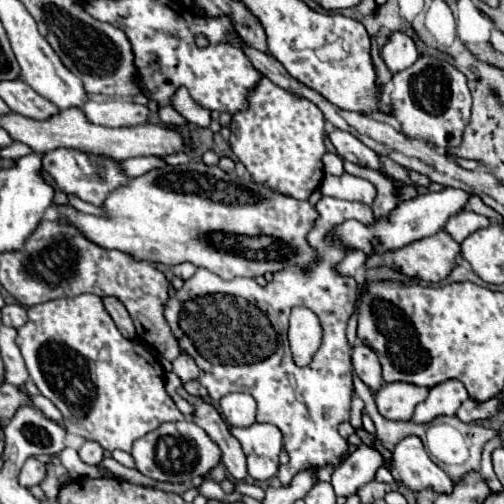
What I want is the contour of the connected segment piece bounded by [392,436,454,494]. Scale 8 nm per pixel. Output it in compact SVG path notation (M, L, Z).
M406 436L400 440L392 452L392 468L398 472L402 484L410 490L420 492L424 488L434 488L434 492L450 492L450 476L432 462L424 444L418 436Z

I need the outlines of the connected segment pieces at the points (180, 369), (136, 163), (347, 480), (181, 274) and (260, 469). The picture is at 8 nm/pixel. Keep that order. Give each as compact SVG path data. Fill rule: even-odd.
M180 352L180 356L172 362L172 366L174 366L174 372L180 376L182 382L198 378L198 372L200 372L200 370L198 370L194 358L192 358L190 354L186 354L186 352Z
M144 156L144 158L130 158L130 160L124 160L120 162L122 164L122 170L128 174L128 176L142 176L150 170L158 170L158 168L164 168L168 166L164 158L158 158L158 156Z
M360 444L332 474L332 486L336 496L350 496L364 484L374 480L376 470L384 464L382 454L368 444Z
M182 262L182 264L176 264L176 266L172 268L172 272L174 272L178 278L182 278L182 280L188 280L190 276L194 276L194 272L196 272L196 266L194 266L194 264L190 264L190 262Z
M252 424L246 428L230 428L248 458L248 474L256 480L270 480L278 472L278 456L282 452L282 432L274 424Z

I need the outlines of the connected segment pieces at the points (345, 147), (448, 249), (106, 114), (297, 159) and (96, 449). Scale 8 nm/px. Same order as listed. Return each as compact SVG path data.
M334 128L332 132L328 132L328 138L330 142L334 144L336 152L340 156L344 156L346 160L358 164L358 166L364 166L364 168L372 168L372 170L380 170L382 164L376 156L374 150L370 150L368 146L364 146L356 136L352 136L350 132L344 132L340 128Z
M446 230L438 232L428 238L414 240L402 248L396 250L386 250L386 252L372 252L366 258L366 268L392 268L402 272L408 278L420 278L424 282L442 282L444 278L450 276L450 272L456 268L456 258L460 256L460 242L456 242Z
M108 98L102 102L88 100L86 104L82 104L82 110L86 112L86 118L92 124L108 126L108 128L138 126L150 118L148 106L136 104L132 100L120 100L120 98Z
M262 76L248 92L248 108L236 112L230 124L232 150L254 180L302 200L318 190L324 178L322 154L326 152L326 120L314 102L296 92L284 90L270 78Z
M86 440L84 446L78 450L78 454L80 454L82 462L86 462L86 464L94 464L94 466L96 466L96 464L102 460L104 450L102 450L102 446L100 446L98 442L94 442L94 440Z

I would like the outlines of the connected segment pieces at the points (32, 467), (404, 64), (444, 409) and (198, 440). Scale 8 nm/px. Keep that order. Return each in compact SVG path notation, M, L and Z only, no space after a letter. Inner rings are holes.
M28 458L28 460L24 462L24 466L22 466L22 470L20 470L18 482L28 488L28 486L40 484L40 482L44 480L44 476L46 476L44 464L42 464L40 460L36 460L36 458Z
M396 30L384 44L382 56L392 72L400 72L402 68L408 68L410 64L414 64L414 60L418 60L420 54L416 50L414 40L408 34Z
M454 378L444 380L442 384L436 384L434 388L430 388L428 398L416 406L412 420L424 424L440 414L454 416L466 398L468 398L468 390L460 380L454 380Z
M192 420L166 422L154 432L148 432L144 438L134 442L132 456L142 474L168 482L192 482L196 476L208 476L210 470L222 462L222 450Z

